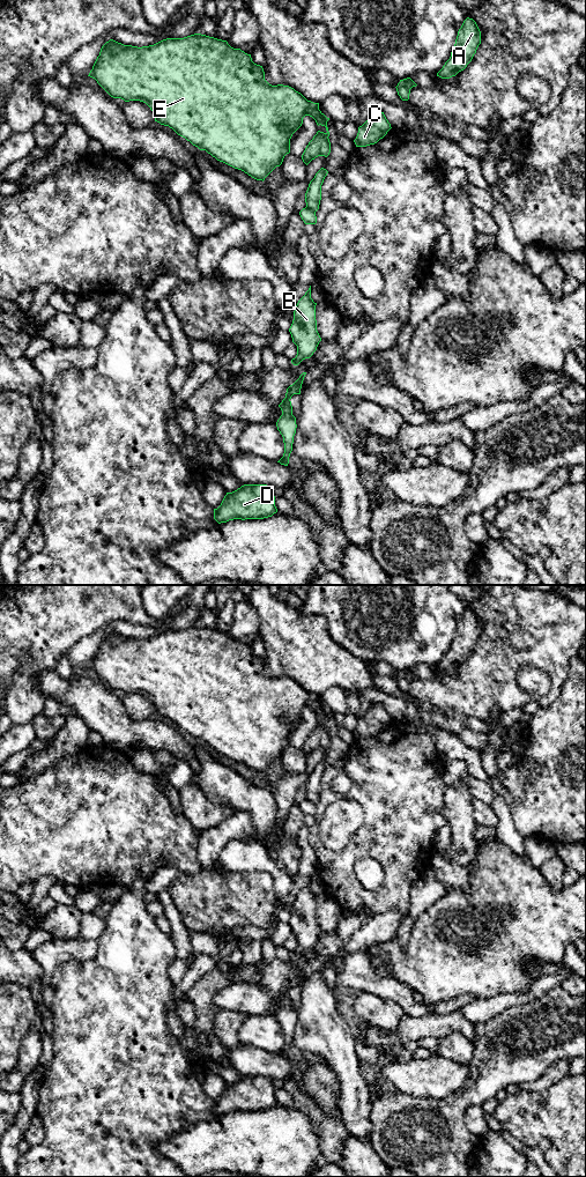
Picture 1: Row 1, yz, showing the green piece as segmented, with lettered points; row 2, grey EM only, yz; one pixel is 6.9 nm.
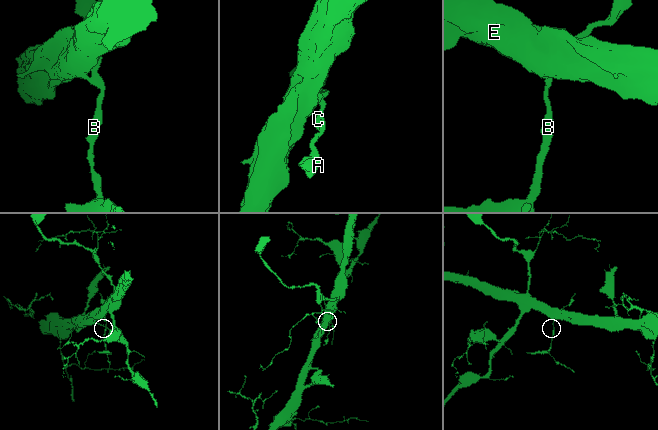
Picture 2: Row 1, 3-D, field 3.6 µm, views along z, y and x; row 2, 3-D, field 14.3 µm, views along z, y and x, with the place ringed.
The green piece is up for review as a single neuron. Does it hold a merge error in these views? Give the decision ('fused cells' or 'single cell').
fused cells

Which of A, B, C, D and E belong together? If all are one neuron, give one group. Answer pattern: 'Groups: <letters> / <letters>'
Groups: A B C D / E

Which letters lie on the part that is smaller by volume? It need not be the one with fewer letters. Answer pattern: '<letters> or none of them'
A, B, C, D

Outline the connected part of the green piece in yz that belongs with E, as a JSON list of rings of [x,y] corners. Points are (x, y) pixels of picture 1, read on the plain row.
[[[194,625],[184,630],[166,630],[154,637],[149,638],[132,638],[124,637],[113,631],[106,634],[97,649],[92,661],[90,662],[90,669],[95,671],[97,675],[113,690],[121,690],[125,694],[129,693],[140,693],[146,695],[154,705],[155,713],[161,717],[169,718],[172,720],[178,727],[185,730],[193,738],[198,739],[200,742],[206,742],[217,753],[223,754],[235,761],[242,762],[252,770],[257,772],[265,772],[265,770],[276,760],[280,758],[283,754],[283,750],[287,746],[290,745],[290,731],[292,726],[302,718],[303,710],[305,708],[312,709],[317,717],[321,717],[326,719],[326,725],[318,723],[313,731],[306,738],[302,752],[307,757],[312,752],[318,748],[327,749],[331,745],[331,734],[329,734],[329,724],[327,719],[327,710],[320,702],[319,695],[313,695],[307,693],[301,684],[296,683],[294,680],[289,678],[277,676],[272,678],[265,672],[265,664],[262,658],[257,657],[252,653],[251,646],[245,645],[240,641],[231,639],[227,632],[217,631],[214,629],[209,629],[201,625]]]

